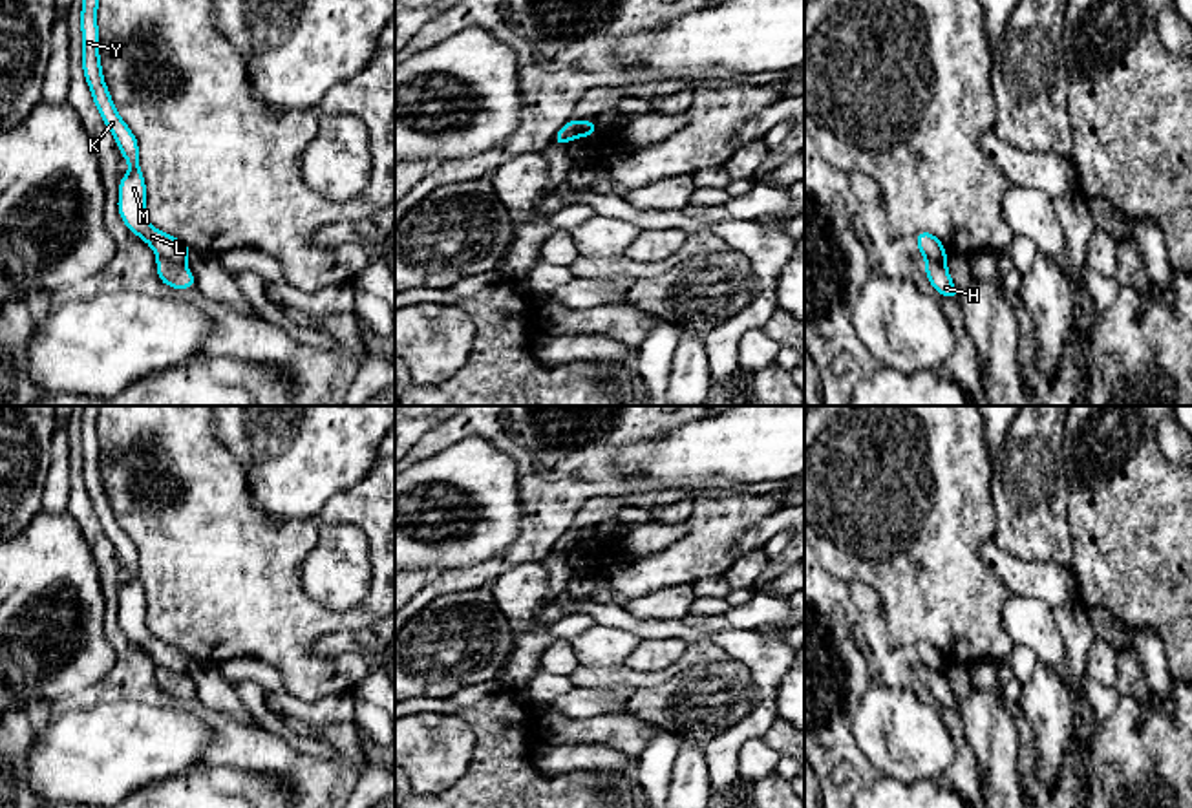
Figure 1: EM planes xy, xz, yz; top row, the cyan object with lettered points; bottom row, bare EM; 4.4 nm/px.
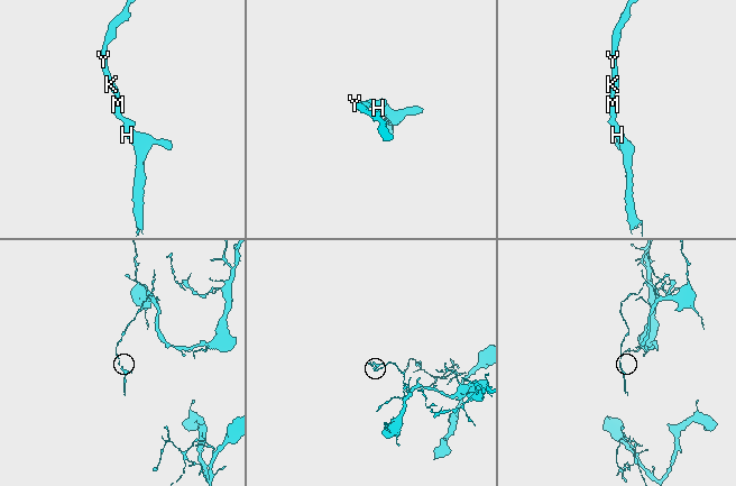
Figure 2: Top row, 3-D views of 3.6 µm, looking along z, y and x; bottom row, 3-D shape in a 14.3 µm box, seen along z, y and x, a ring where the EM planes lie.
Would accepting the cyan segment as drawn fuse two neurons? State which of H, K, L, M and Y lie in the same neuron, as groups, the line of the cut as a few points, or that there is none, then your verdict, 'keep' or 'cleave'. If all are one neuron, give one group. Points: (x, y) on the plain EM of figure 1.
H / K L M Y | yz (946, 664), (927, 669) | cleave

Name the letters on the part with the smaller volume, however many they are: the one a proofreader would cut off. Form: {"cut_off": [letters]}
{"cut_off": ["H"]}

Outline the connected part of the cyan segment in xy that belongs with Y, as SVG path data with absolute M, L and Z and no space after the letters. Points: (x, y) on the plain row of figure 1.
M101 406L82 408L82 481L104 534L113 543L117 558L130 574L128 583L119 590L117 596L117 620L128 640L143 647L159 667L172 673L186 673L192 658L185 651L157 640L146 629L146 594L139 578L139 554L133 541L119 526L102 486L97 437L99 408Z

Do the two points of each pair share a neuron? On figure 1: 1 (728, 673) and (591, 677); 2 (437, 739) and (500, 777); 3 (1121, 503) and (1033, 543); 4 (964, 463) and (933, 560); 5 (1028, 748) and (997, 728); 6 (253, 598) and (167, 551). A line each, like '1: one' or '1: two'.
1: two
2: two
3: two
4: one
5: two
6: one

